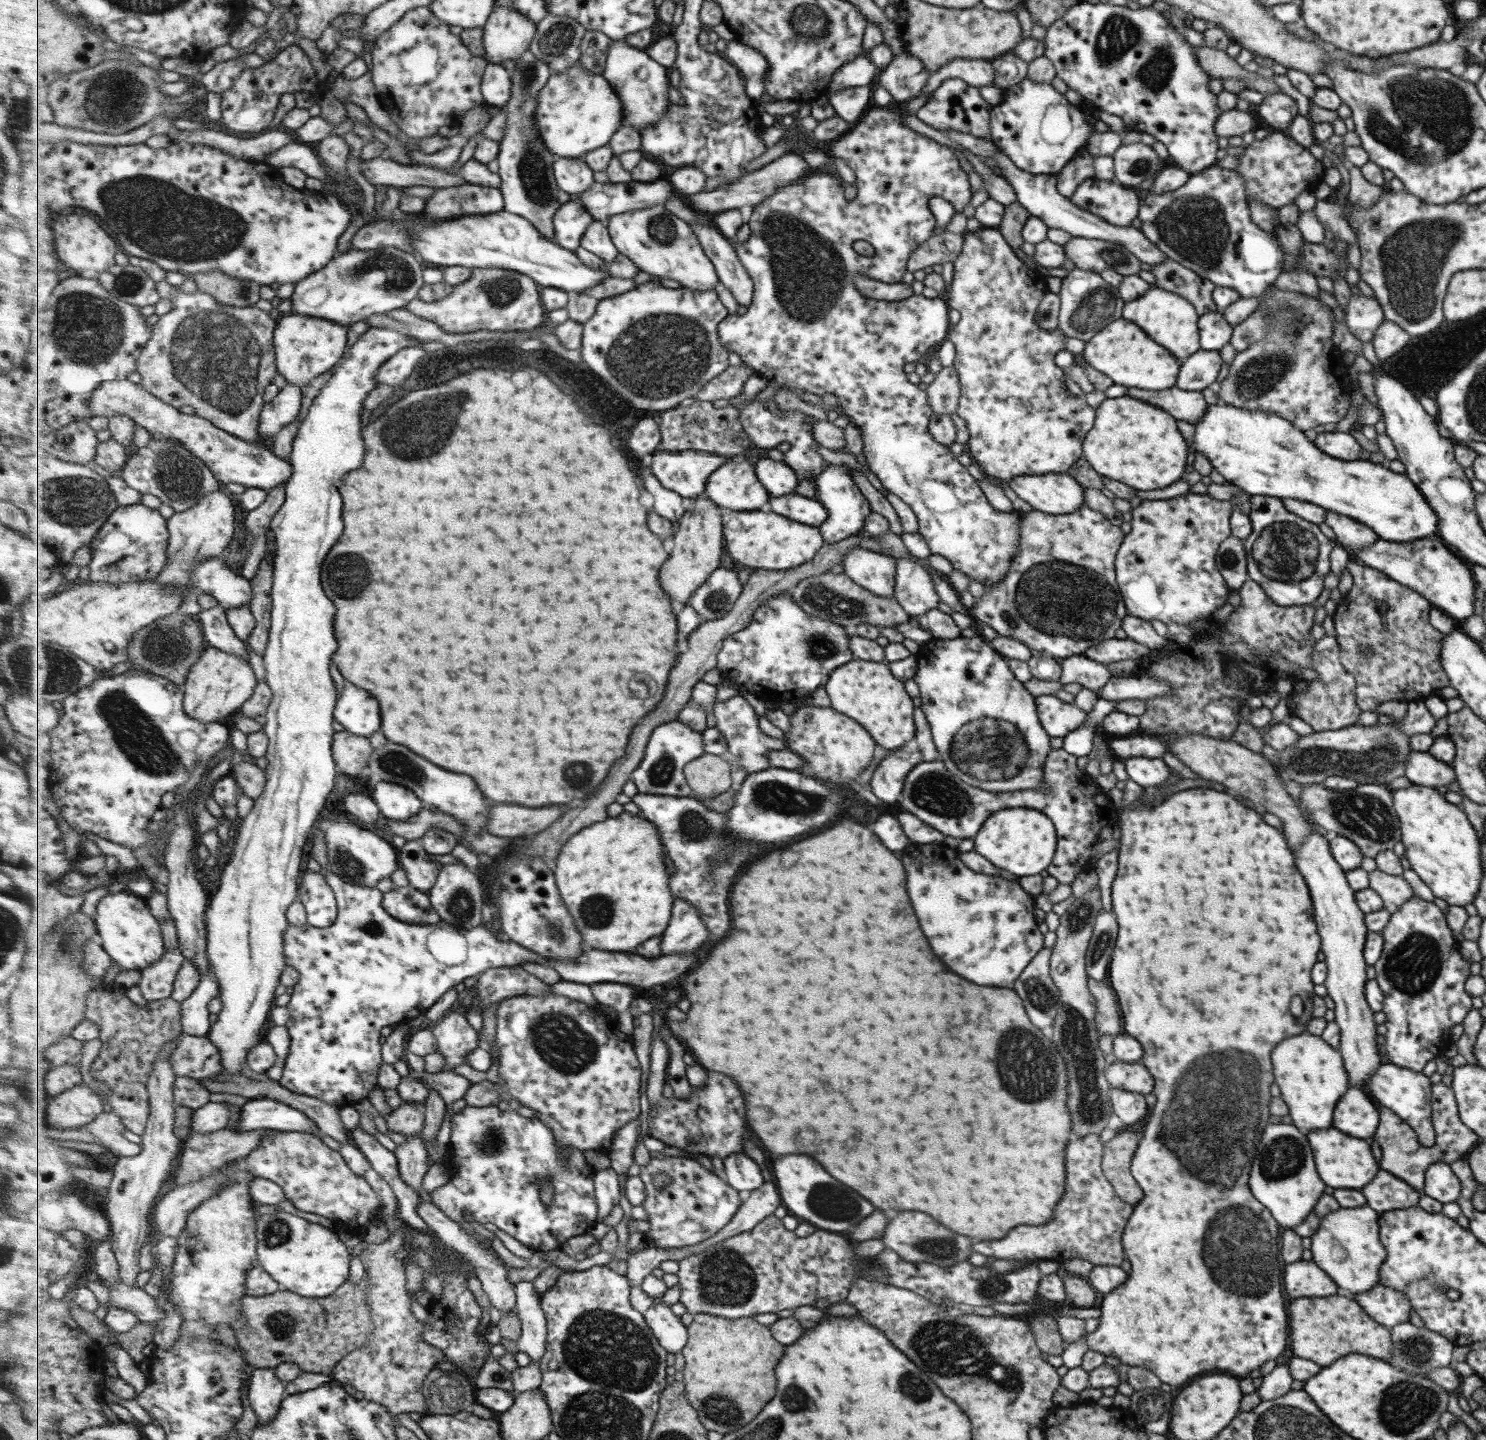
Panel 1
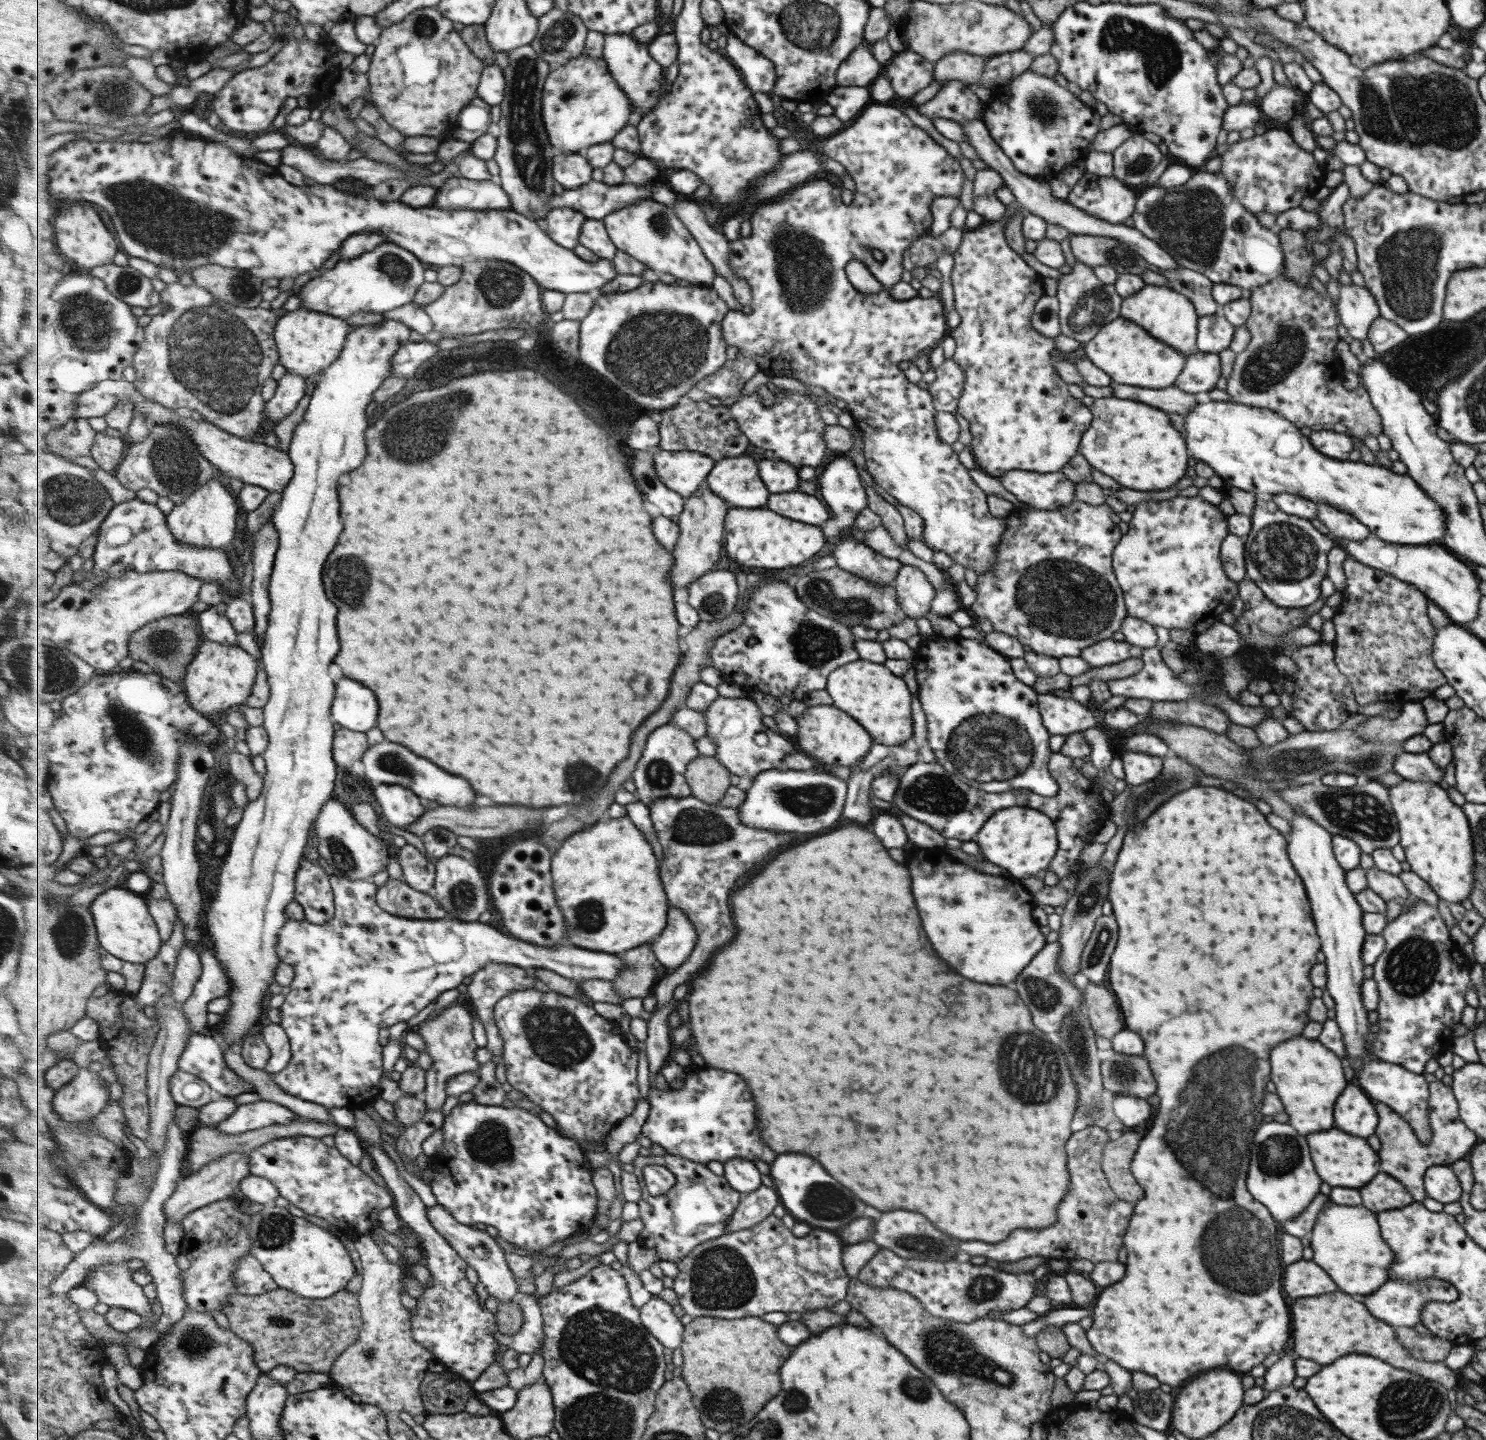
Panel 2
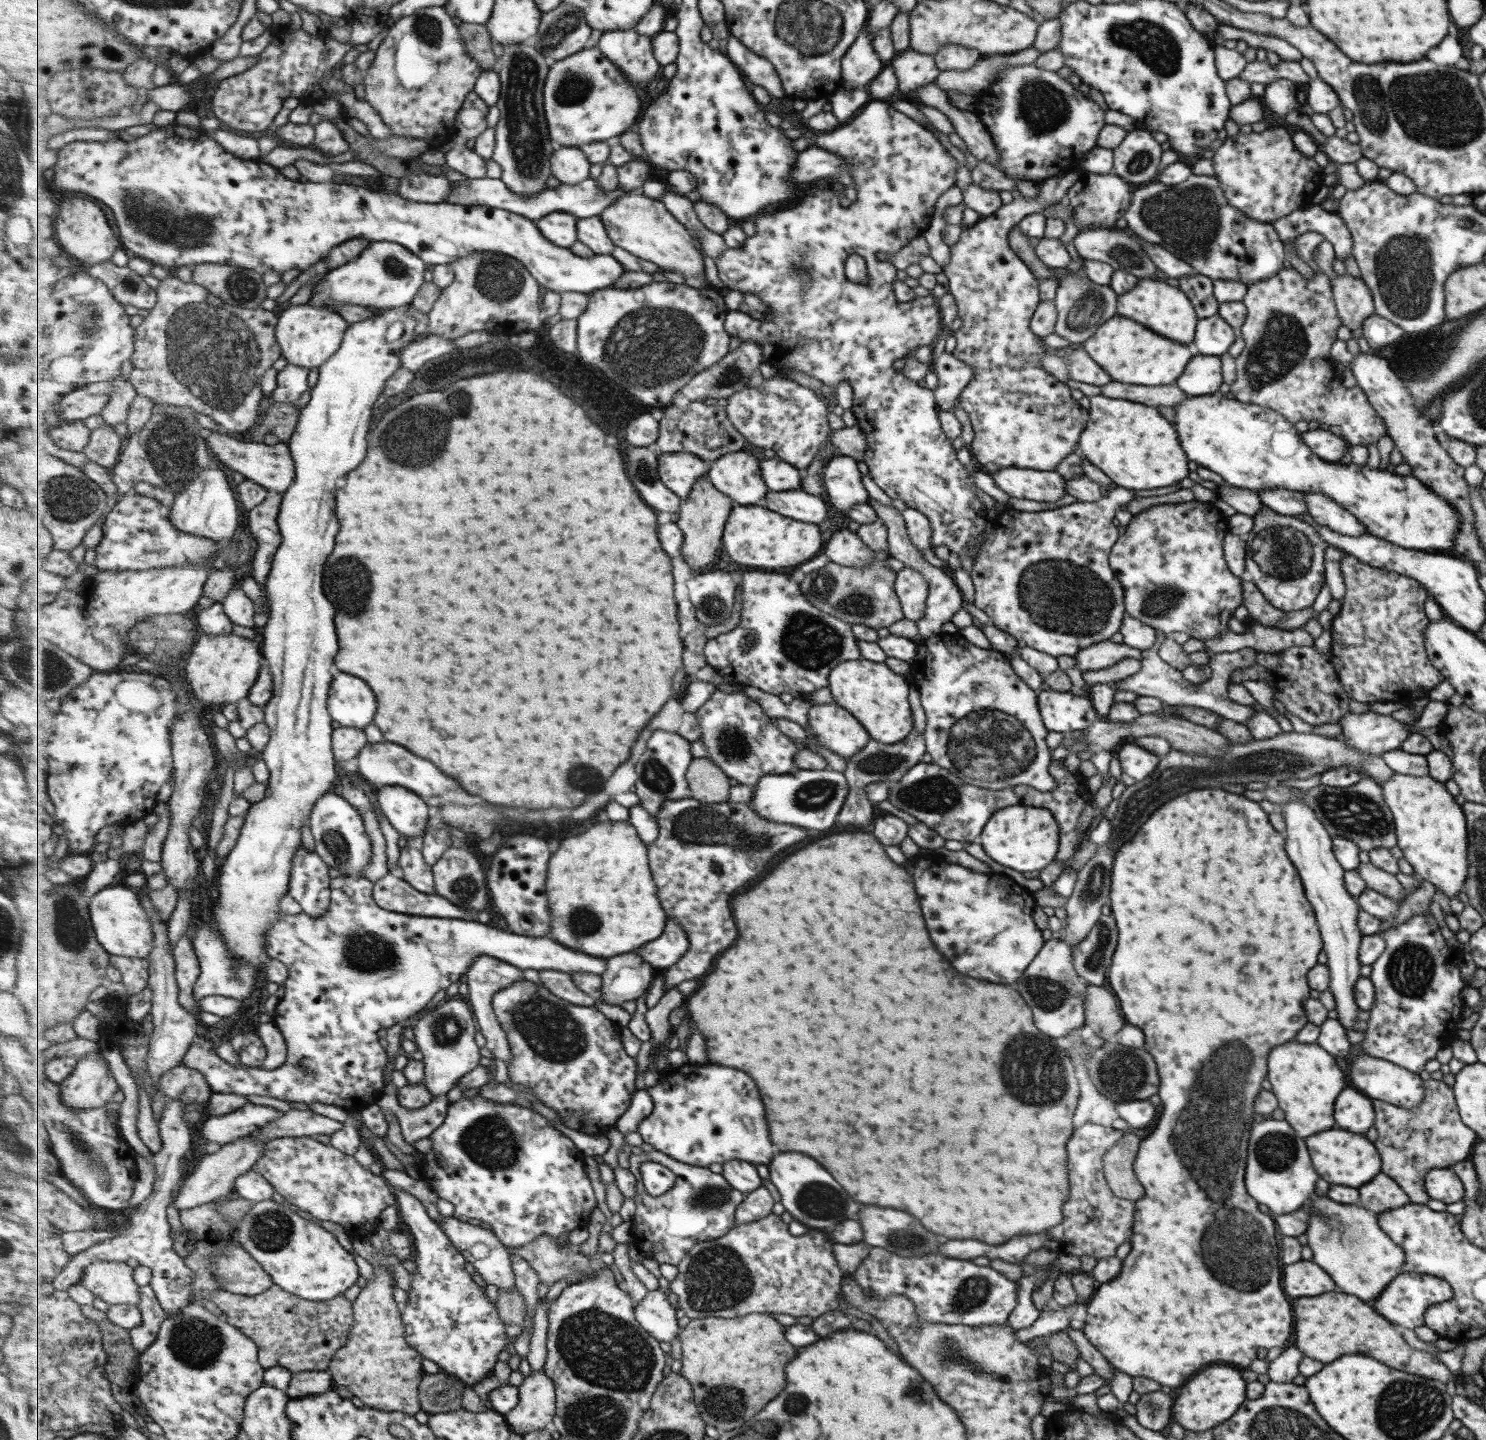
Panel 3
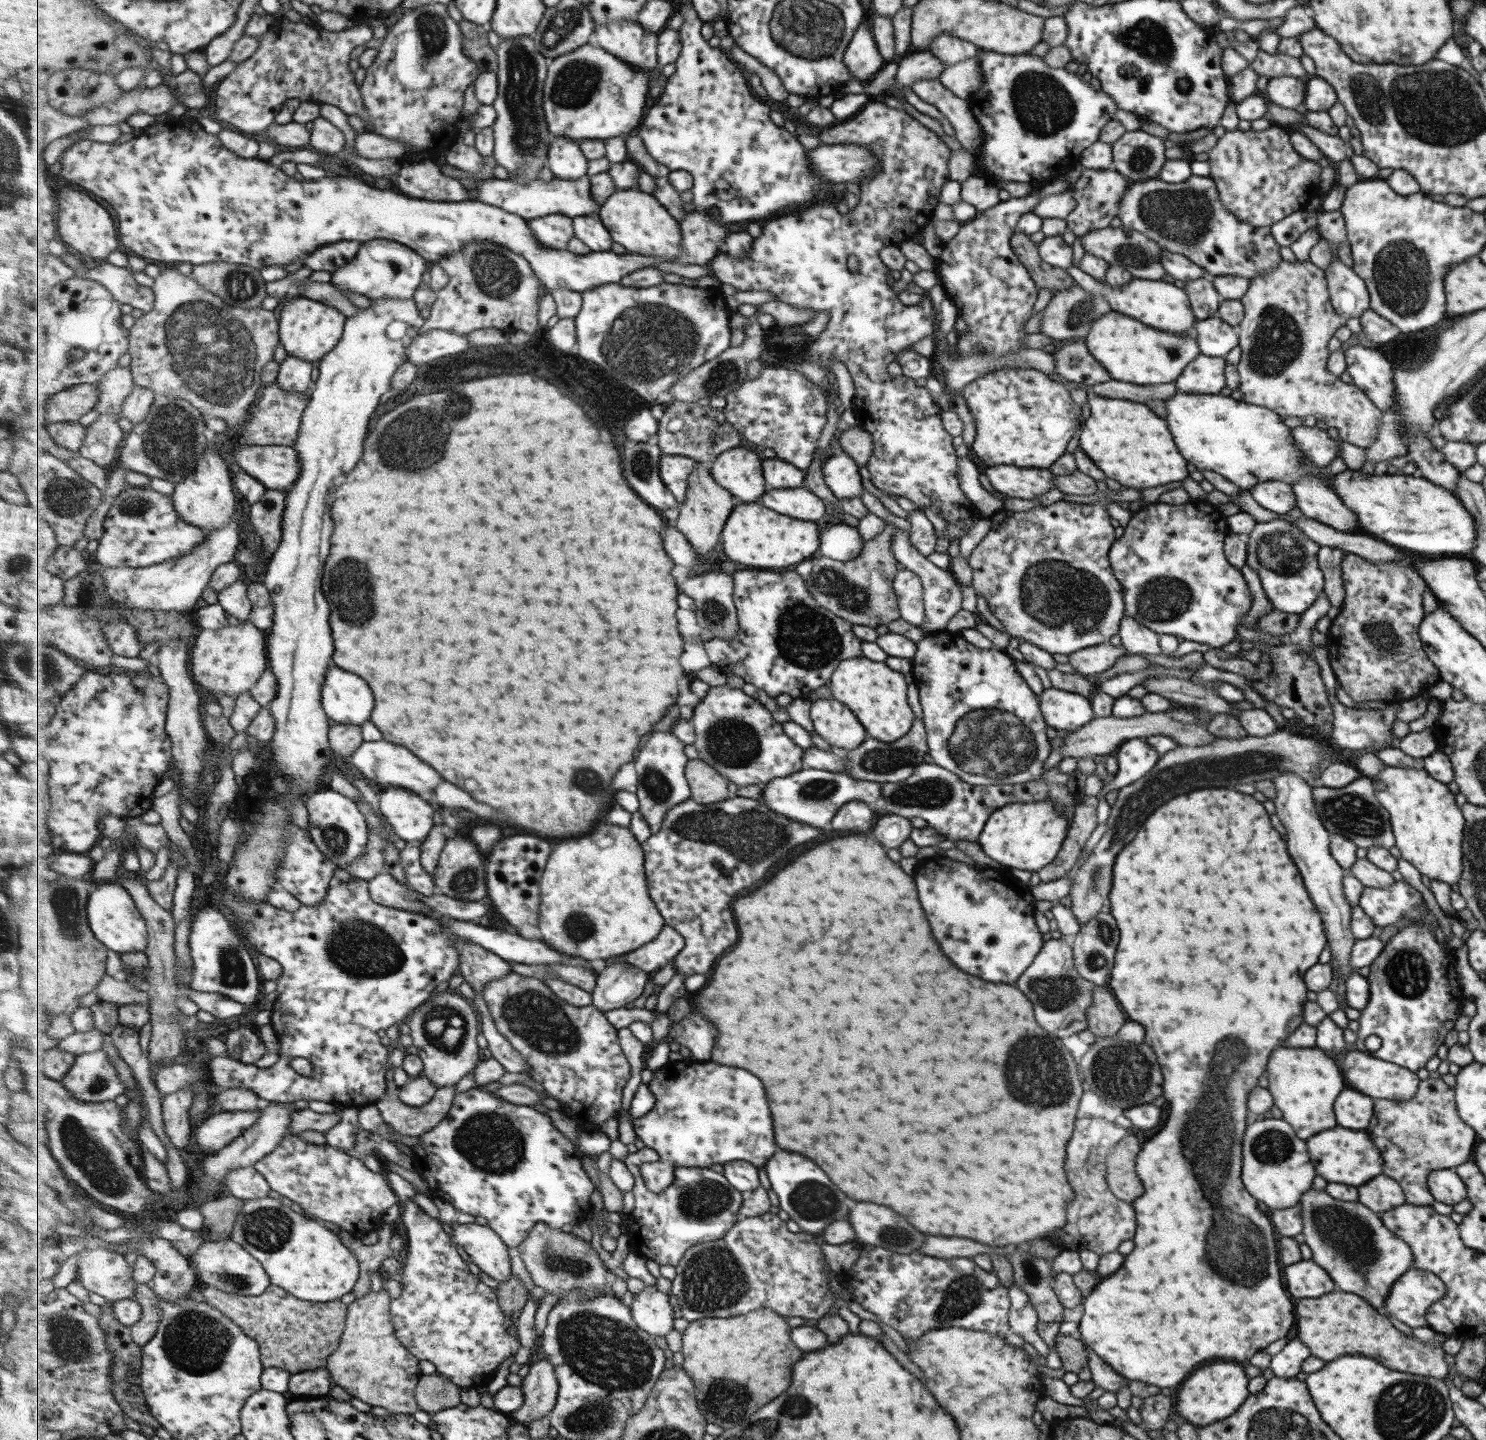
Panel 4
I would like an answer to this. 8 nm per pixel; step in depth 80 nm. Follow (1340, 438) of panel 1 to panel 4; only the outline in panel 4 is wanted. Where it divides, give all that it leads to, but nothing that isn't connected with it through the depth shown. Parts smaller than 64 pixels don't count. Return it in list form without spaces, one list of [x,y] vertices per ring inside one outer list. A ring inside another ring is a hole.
[[[1301,425],[1290,429],[1290,433],[1296,447],[1299,447],[1304,457],[1314,465],[1325,467],[1338,454],[1339,440],[1331,439],[1326,431],[1318,427]]]

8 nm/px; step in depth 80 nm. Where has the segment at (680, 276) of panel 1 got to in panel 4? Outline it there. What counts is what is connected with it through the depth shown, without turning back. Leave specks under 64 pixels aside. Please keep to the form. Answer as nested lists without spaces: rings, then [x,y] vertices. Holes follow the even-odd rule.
[[[638,188],[618,189],[601,206],[599,216],[609,230],[614,242],[622,245],[628,252],[645,256],[678,258],[682,256],[683,232],[677,221],[655,195],[639,191]]]

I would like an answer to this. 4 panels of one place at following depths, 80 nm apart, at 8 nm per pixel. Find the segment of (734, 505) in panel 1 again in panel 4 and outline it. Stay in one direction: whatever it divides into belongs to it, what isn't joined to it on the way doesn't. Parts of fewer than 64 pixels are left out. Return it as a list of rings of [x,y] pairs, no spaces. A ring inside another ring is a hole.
[[[747,447],[726,450],[710,465],[714,479],[743,502],[757,502],[767,492],[761,458]]]

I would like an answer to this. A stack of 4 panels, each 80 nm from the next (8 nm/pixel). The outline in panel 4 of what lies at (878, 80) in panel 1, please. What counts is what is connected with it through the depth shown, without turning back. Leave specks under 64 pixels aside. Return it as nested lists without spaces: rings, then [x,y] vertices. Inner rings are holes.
[[[928,50],[903,55],[894,61],[898,63],[895,80],[904,87],[910,87],[915,79],[937,79],[945,68]]]

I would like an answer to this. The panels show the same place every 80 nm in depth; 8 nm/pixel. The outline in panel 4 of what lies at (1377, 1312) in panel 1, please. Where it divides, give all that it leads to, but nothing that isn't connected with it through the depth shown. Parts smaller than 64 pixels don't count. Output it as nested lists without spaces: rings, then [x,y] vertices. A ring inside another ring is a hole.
[[[1406,1270],[1392,1284],[1385,1298],[1385,1312],[1411,1328],[1428,1326],[1425,1314],[1444,1293],[1440,1280],[1426,1270]]]

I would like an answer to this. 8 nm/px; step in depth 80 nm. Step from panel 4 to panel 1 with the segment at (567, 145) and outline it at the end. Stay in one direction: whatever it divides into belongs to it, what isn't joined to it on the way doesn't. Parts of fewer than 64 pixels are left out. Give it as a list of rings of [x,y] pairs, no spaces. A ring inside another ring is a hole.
[[[557,156],[554,169],[560,188],[572,196],[580,196],[597,181],[594,177],[595,171],[584,161],[584,158]]]

